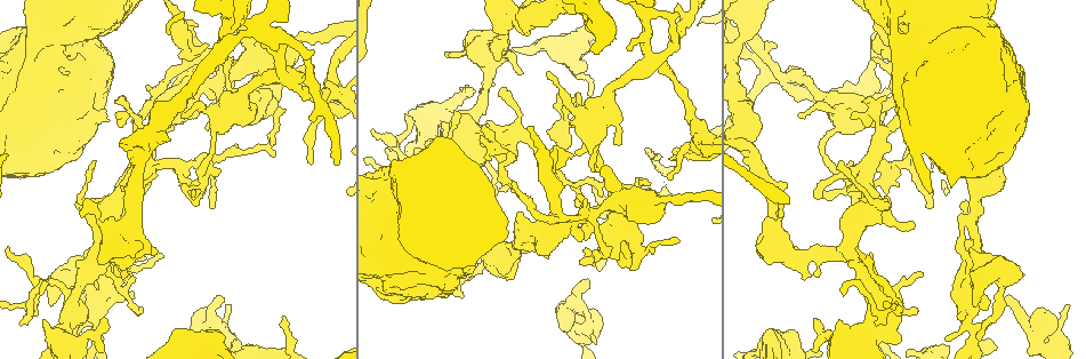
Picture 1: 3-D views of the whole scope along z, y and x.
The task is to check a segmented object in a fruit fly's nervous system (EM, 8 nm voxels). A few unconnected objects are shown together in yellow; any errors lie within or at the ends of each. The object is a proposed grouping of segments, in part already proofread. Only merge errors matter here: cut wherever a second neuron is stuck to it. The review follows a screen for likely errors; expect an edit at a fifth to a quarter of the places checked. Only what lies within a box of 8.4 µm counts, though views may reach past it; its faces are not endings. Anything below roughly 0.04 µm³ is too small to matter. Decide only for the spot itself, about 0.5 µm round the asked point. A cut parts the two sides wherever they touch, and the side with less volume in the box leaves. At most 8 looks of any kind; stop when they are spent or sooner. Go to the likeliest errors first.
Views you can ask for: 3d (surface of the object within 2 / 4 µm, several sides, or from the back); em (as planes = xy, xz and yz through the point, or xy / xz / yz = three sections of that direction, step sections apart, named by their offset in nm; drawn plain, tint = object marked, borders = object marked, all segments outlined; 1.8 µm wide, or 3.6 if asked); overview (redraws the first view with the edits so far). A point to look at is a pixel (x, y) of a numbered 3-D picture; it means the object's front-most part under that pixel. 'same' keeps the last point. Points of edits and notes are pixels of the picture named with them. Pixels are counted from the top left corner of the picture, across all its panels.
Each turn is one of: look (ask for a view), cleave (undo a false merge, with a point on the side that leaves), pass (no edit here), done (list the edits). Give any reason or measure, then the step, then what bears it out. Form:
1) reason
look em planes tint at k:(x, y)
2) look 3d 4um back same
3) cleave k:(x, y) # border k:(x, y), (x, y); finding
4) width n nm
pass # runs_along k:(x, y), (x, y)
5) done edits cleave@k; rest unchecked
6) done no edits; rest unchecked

abrupt turn
look 3d 2um at 1:(852, 251)

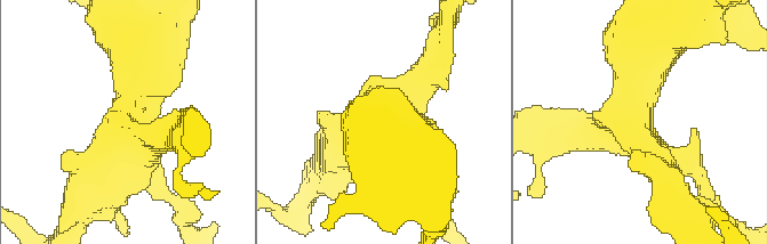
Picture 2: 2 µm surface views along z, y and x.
look em planes tint at 2:(137, 124)

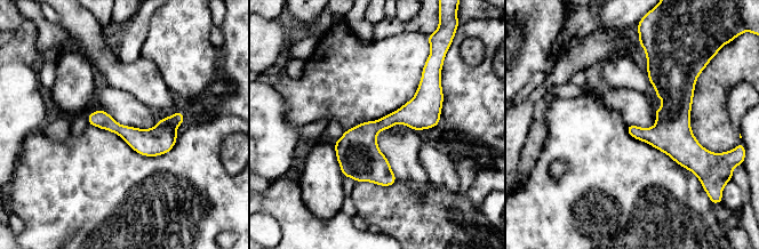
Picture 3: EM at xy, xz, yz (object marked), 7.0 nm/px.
pass # runs_along 3:(436, 91), (378, 125), (345, 174); one neuron here

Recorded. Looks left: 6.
thick turns thin
look em 3.6um planes plain at 1:(895, 48)

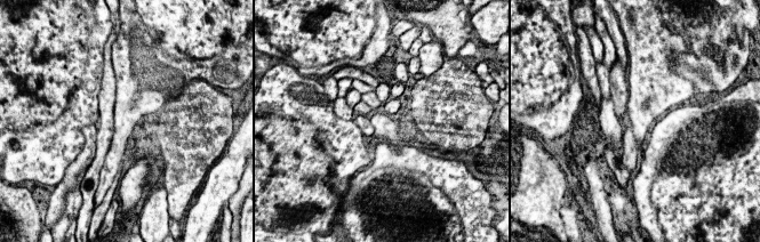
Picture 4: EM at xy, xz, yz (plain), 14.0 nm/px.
look em 3.6um planes tint same

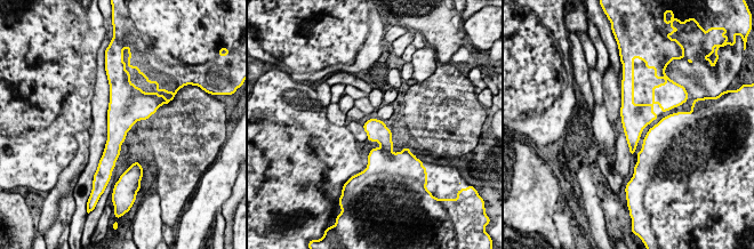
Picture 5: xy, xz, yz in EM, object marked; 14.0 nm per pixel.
width 320 nm
cleave 5:(384, 138) # border 5:(387, 153), (391, 154); two neurons meet here

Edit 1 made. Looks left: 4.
done edits cleave@5; rest unchecked

